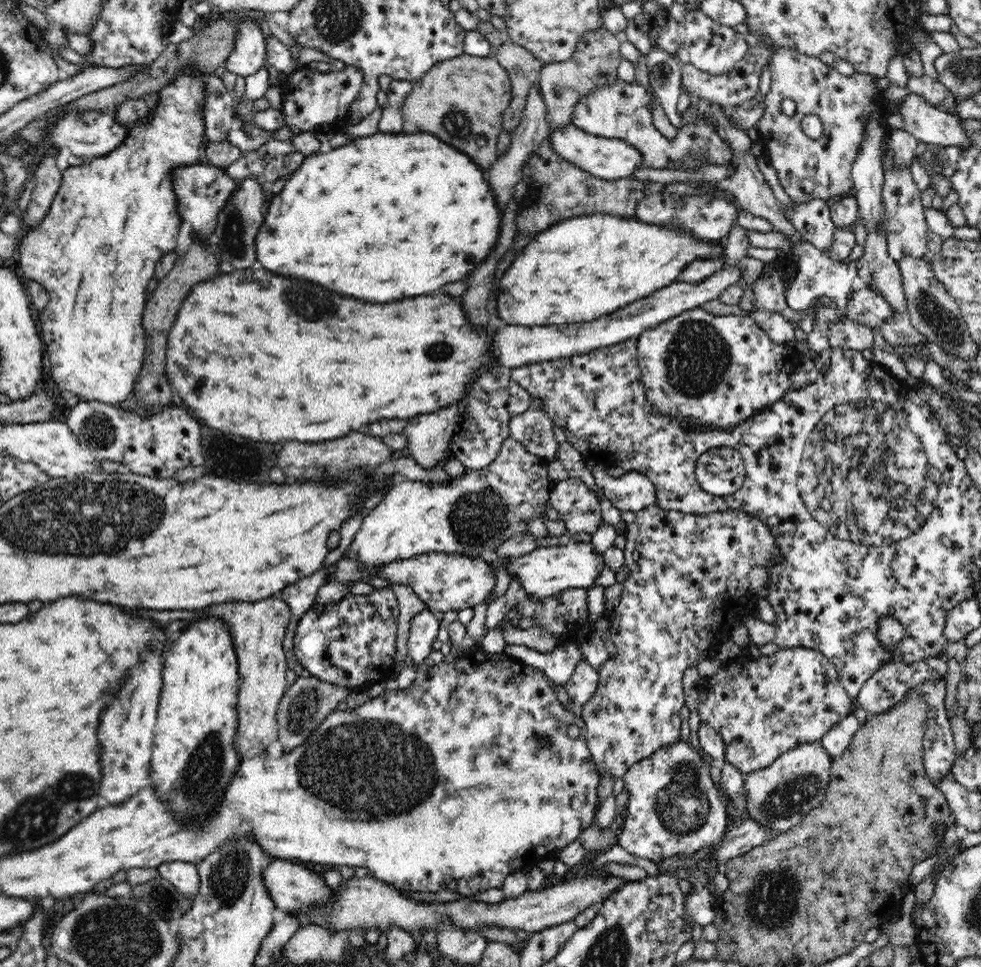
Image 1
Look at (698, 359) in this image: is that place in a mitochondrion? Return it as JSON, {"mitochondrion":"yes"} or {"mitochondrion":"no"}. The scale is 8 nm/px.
{"mitochondrion":"yes"}

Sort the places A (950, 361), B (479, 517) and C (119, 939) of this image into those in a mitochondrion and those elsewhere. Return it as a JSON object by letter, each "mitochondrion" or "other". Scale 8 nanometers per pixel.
{"A":"mitochondrion","B":"mitochondrion","C":"mitochondrion"}

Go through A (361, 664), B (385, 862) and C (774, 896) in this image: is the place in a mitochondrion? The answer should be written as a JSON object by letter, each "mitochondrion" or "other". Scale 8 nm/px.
{"A":"other","B":"other","C":"mitochondrion"}

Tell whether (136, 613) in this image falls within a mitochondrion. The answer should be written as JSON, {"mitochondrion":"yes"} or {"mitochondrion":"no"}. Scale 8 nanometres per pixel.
{"mitochondrion":"no"}

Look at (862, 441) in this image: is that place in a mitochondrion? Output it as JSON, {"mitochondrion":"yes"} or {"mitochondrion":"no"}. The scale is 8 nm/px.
{"mitochondrion":"yes"}

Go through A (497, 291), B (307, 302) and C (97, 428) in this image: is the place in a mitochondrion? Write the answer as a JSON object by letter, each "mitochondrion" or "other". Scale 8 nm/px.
{"A":"other","B":"mitochondrion","C":"mitochondrion"}

